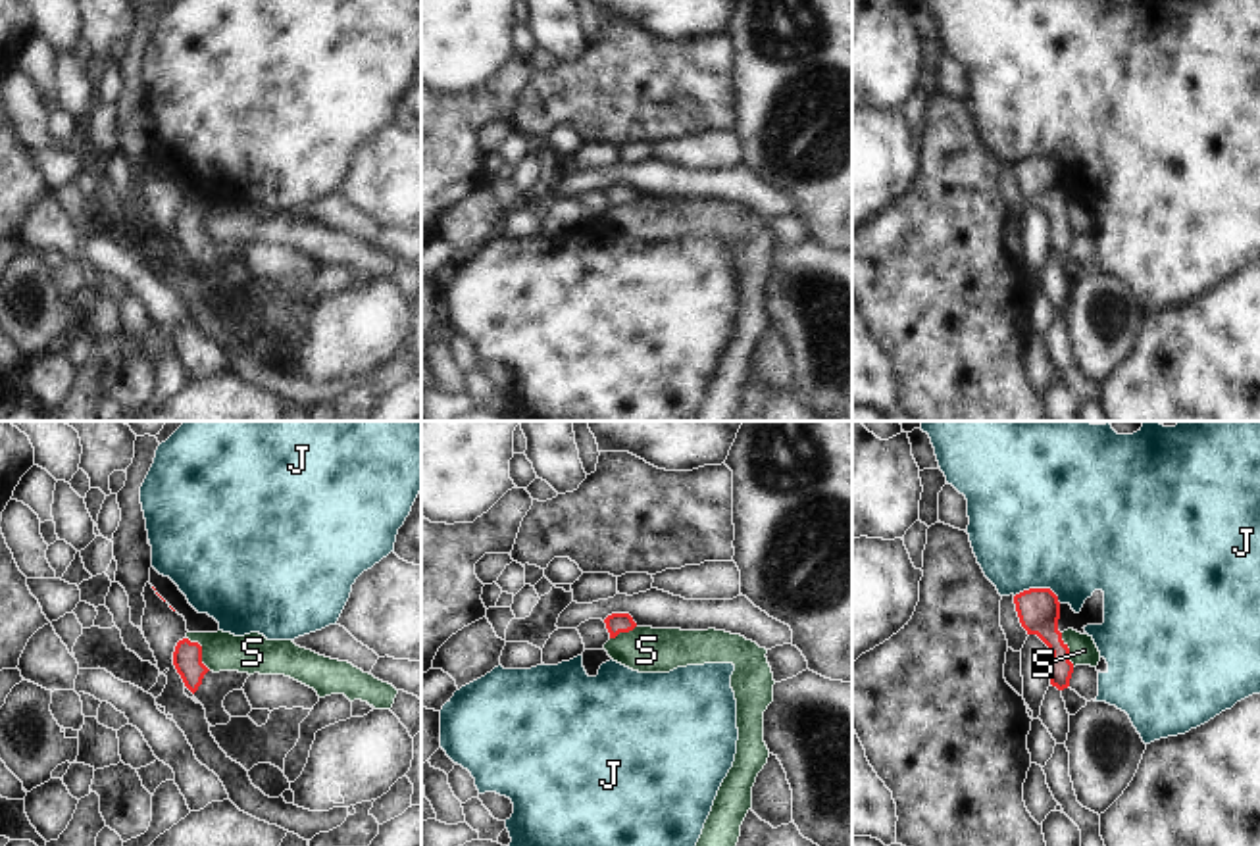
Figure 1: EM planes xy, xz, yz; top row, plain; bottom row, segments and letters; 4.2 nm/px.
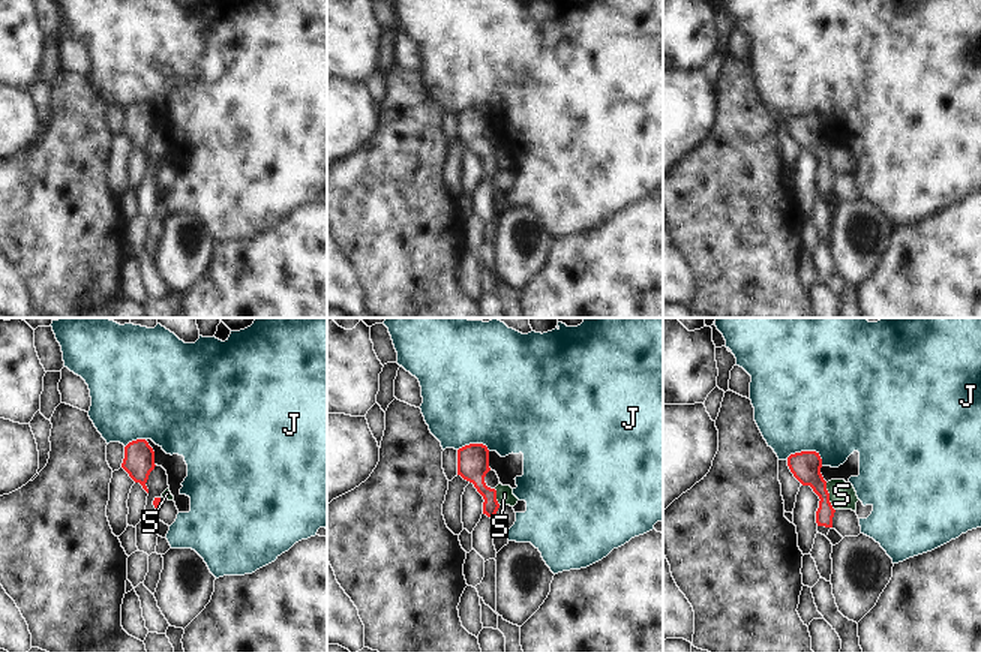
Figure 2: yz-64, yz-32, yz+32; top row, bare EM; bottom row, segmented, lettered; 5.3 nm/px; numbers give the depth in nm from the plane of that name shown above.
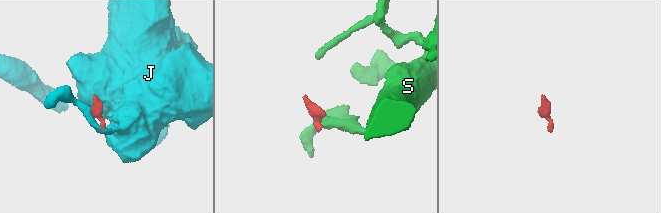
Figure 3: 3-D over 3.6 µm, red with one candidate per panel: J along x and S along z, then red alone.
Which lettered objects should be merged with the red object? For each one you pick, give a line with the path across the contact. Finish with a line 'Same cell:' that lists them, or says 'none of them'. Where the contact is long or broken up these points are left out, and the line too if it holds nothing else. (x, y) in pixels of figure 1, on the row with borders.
Same cell: none of them

